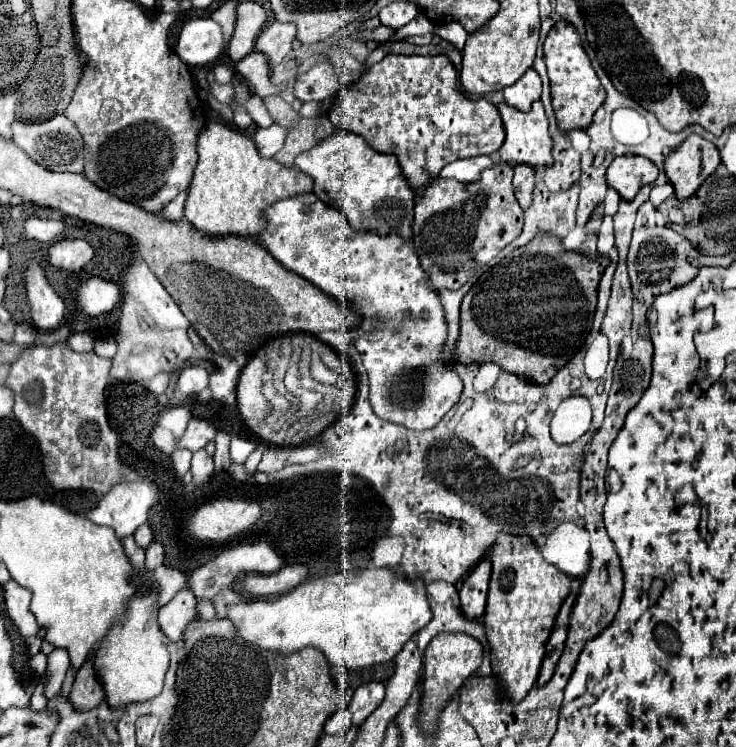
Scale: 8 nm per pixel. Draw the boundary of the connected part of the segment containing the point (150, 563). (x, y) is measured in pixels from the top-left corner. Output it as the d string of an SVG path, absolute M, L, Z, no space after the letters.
M151 543L145 551L145 567L147 569L157 569L159 565L163 565L163 559L165 559L165 553L163 553L163 547L159 543Z

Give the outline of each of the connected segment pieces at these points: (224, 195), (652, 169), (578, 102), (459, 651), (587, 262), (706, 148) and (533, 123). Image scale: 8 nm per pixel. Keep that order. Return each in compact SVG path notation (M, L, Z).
M209 121L197 143L199 161L193 173L193 183L185 201L185 219L191 227L207 237L247 237L259 239L267 227L265 211L279 199L311 193L311 177L297 169L283 167L275 159L263 159L257 153L253 139L219 121Z
M617 157L607 169L607 185L613 187L623 199L631 201L643 185L657 179L657 173L657 167L647 157Z
M559 23L553 27L545 39L545 65L551 81L551 99L557 117L557 127L563 133L571 133L575 129L587 129L595 111L605 103L605 91L591 67L587 53L581 47L581 39L573 27L567 23Z
M437 635L425 649L423 661L423 729L435 731L437 711L451 699L451 695L481 667L483 647L471 635Z
M549 235L535 237L525 247L511 251L463 297L459 339L451 363L493 361L503 371L545 385L583 347L593 323L597 285L607 265L607 257L591 259L565 251L559 239Z
M691 133L675 151L665 157L665 173L675 187L679 199L691 197L699 185L717 169L719 165L717 147Z
M535 101L529 113L515 111L507 103L499 103L497 109L499 109L499 115L503 119L503 127L505 127L505 143L499 149L501 161L511 163L511 165L525 163L525 165L531 165L531 167L535 167L535 165L551 165L553 163L551 137L549 137L549 131L547 131L549 123L547 123L547 117L543 113L543 103Z

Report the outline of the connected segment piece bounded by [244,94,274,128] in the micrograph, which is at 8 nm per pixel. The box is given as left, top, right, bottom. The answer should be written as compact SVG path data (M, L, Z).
M255 94L252 95L251 98L244 104L244 107L252 117L257 127L267 128L274 123L259 96Z

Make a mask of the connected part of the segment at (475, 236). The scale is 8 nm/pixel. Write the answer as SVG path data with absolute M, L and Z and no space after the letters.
M505 163L483 171L479 183L455 183L455 179L435 179L415 201L413 243L421 267L429 273L435 291L459 289L477 267L487 265L523 229L523 209L511 185L513 169Z

